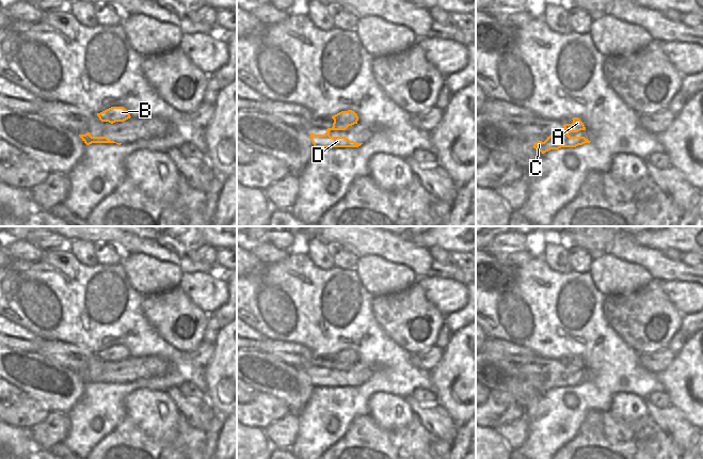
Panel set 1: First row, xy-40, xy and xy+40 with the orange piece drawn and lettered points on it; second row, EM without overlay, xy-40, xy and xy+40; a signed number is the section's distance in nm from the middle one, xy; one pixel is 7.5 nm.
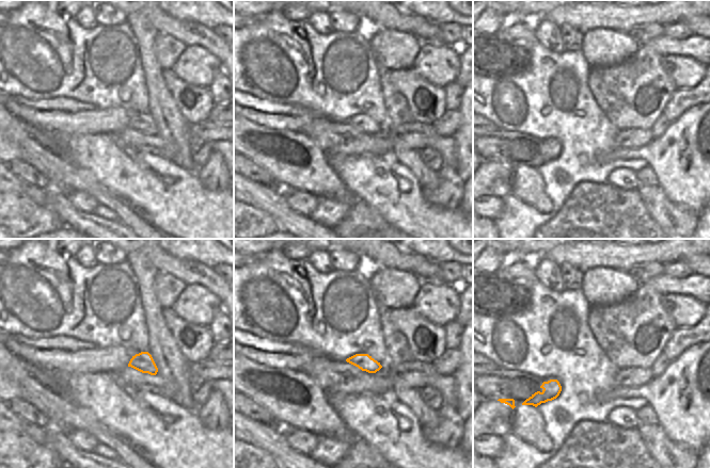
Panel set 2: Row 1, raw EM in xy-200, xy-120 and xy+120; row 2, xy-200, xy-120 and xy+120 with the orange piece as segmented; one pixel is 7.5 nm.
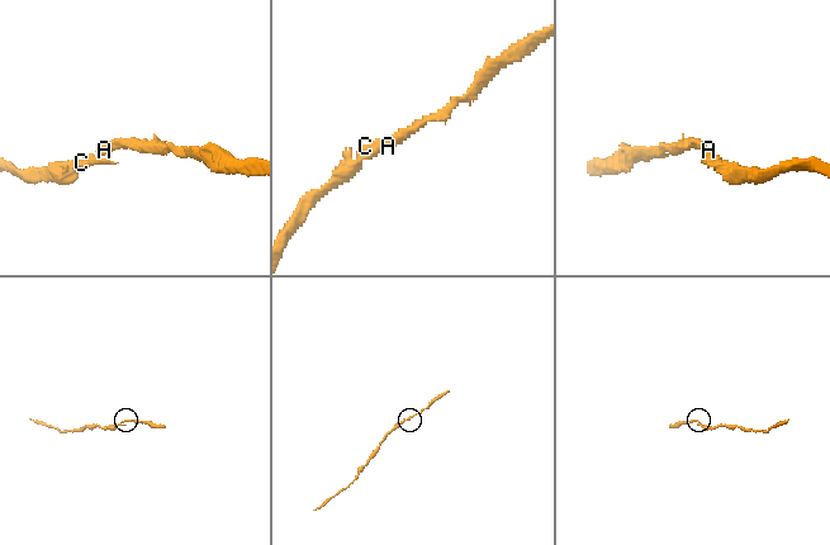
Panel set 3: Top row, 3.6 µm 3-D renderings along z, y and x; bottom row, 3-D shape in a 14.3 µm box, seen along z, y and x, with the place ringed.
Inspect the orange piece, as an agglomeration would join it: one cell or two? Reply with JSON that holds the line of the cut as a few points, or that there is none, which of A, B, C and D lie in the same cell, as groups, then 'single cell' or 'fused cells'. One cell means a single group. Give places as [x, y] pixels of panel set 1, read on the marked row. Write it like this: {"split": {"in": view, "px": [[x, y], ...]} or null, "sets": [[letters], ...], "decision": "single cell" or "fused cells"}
{"split": null, "sets": [["A", "B", "C", "D"]], "decision": "single cell"}

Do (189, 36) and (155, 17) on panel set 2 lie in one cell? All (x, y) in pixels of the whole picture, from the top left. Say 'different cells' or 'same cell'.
same cell

